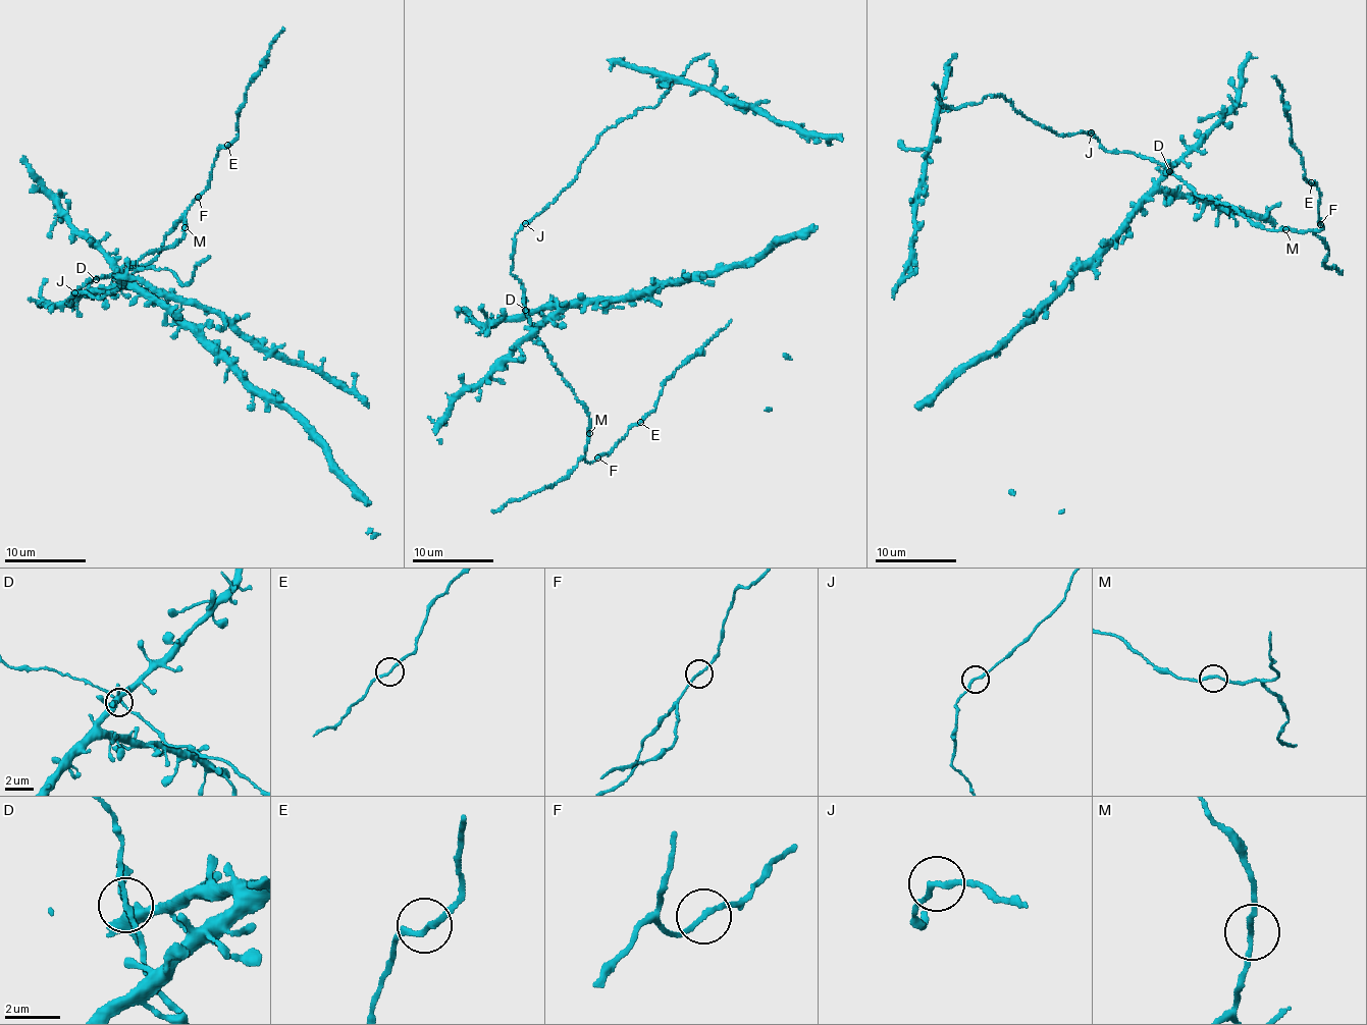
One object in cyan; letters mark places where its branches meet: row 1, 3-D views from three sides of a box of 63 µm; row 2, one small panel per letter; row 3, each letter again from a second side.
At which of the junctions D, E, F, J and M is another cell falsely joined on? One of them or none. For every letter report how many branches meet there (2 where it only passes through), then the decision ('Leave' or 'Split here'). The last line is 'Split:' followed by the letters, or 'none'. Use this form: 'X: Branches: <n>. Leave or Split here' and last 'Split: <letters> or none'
D: Branches: 2. Leave
E: Branches: 2. Leave
F: Branches: 2. Leave
J: Branches: 2. Leave
M: Branches: 2. Leave
Split: none

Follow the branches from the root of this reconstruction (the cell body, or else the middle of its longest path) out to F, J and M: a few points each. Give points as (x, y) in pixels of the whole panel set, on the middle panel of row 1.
F: (526, 309), (534, 334), (589, 417), (585, 460), (592, 463), (597, 457)
J: (526, 309), (521, 280), (511, 271), (514, 238), (525, 223)
M: (526, 309), (534, 334), (547, 353), (547, 358), (585, 409), (589, 433)

